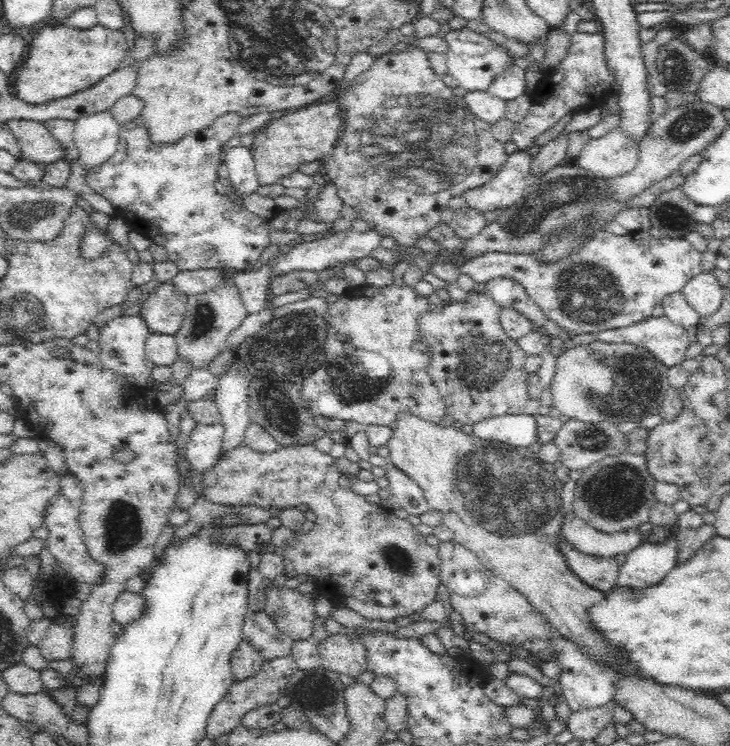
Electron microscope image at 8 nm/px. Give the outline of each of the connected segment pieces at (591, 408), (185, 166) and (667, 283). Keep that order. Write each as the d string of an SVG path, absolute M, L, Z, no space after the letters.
M598 339L590 344L577 345L556 358L555 373L550 385L552 407L568 418L585 423L638 421L641 417L657 414L658 408L662 408L662 401L670 387L667 370L668 367L663 362L642 346L610 344Z
M142 117L122 124L119 142L114 156L98 167L84 171L86 185L102 198L109 200L117 215L128 222L135 231L167 250L168 260L175 262L179 272L198 269L224 269L246 271L262 256L264 248L270 246L269 224L265 219L238 206L227 195L219 195L214 188L218 166L223 162L224 148L216 139L211 127L190 132L174 144L152 144Z
M602 230L594 232L591 238L584 242L584 244L578 248L578 252L574 252L572 256L566 256L566 258L562 258L562 260L556 260L555 262L550 262L550 264L540 264L531 254L527 255L524 253L510 254L503 252L487 252L481 254L480 256L474 257L473 259L469 259L462 265L462 267L459 268L459 274L471 276L472 280L476 281L476 284L480 284L480 282L487 283L489 280L498 277L515 280L525 288L528 296L541 308L541 311L546 315L547 320L553 320L565 332L577 335L590 334L591 332L600 332L615 328L626 328L630 326L630 324L636 324L638 322L642 322L642 320L650 318L652 316L652 310L654 310L654 306L656 306L656 304L660 304L664 296L668 296L673 292L681 291L684 284L686 284L688 280L692 280L692 278L704 272L700 262L702 262L702 252L694 249L692 243L688 242L688 240L685 238L653 238L648 231L634 231L628 232L625 236L615 236L610 232Z

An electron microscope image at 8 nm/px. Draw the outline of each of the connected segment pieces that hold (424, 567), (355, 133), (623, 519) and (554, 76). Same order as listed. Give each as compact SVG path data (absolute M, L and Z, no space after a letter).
M314 444L299 445L298 447L282 447L274 453L258 453L251 450L250 447L245 445L236 446L232 450L224 453L220 461L207 471L201 478L200 483L204 486L204 495L202 498L214 502L214 504L224 504L225 506L259 506L260 508L270 509L276 507L278 509L290 509L292 504L304 504L310 507L316 514L314 526L306 533L300 533L299 537L290 539L283 546L283 566L284 573L287 579L294 578L297 575L307 574L309 577L314 577L316 580L316 590L318 594L323 595L332 604L340 604L340 606L347 606L350 610L355 610L364 618L372 620L394 620L398 616L406 616L407 614L420 612L428 604L434 602L438 586L440 586L441 573L440 573L440 558L439 547L433 547L426 543L425 536L422 535L416 526L412 525L407 519L400 519L393 513L387 511L381 505L370 504L367 498L360 494L355 494L351 489L340 488L338 481L341 477L340 470L335 466L335 459L329 455L320 452L314 447Z
M416 43L409 44L404 52L386 53L378 56L372 66L357 75L356 79L349 85L350 88L342 94L344 96L344 129L340 134L340 139L334 145L334 150L322 159L325 177L329 182L336 185L336 192L342 199L343 205L356 209L358 218L366 220L370 229L376 231L382 238L394 238L397 246L414 246L415 241L427 237L429 230L435 228L441 222L441 212L448 206L449 200L454 200L454 196L462 196L463 192L486 184L488 180L492 180L498 174L498 170L506 162L507 154L504 143L492 136L492 125L472 114L463 98L454 96L453 90L446 86L443 78L433 71L426 51L418 47Z
M626 451L602 458L580 474L581 478L576 483L571 510L576 517L592 528L606 534L614 534L636 529L650 520L650 510L658 501L654 497L656 480L648 471L646 456L630 454Z
M574 32L571 35L571 46L568 54L562 62L551 69L548 76L548 93L545 95L545 102L532 105L526 118L522 122L514 124L512 142L516 144L518 150L530 148L534 145L534 140L542 132L550 130L552 126L558 124L568 112L580 113L594 107L604 107L610 97L615 94L614 82L616 75L608 67L606 61L606 39L601 32L588 34L588 32Z

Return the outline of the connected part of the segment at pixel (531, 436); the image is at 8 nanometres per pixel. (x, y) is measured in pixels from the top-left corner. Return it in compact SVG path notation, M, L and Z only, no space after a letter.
M503 414L473 425L473 436L487 441L500 441L512 447L529 447L538 443L536 419L532 415Z

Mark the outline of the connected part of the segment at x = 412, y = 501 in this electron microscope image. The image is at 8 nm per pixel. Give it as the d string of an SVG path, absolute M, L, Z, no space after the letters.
M390 462L383 467L384 476L389 481L391 499L395 500L400 507L409 515L421 515L430 510L423 491L411 479L408 479L402 471L394 467Z

